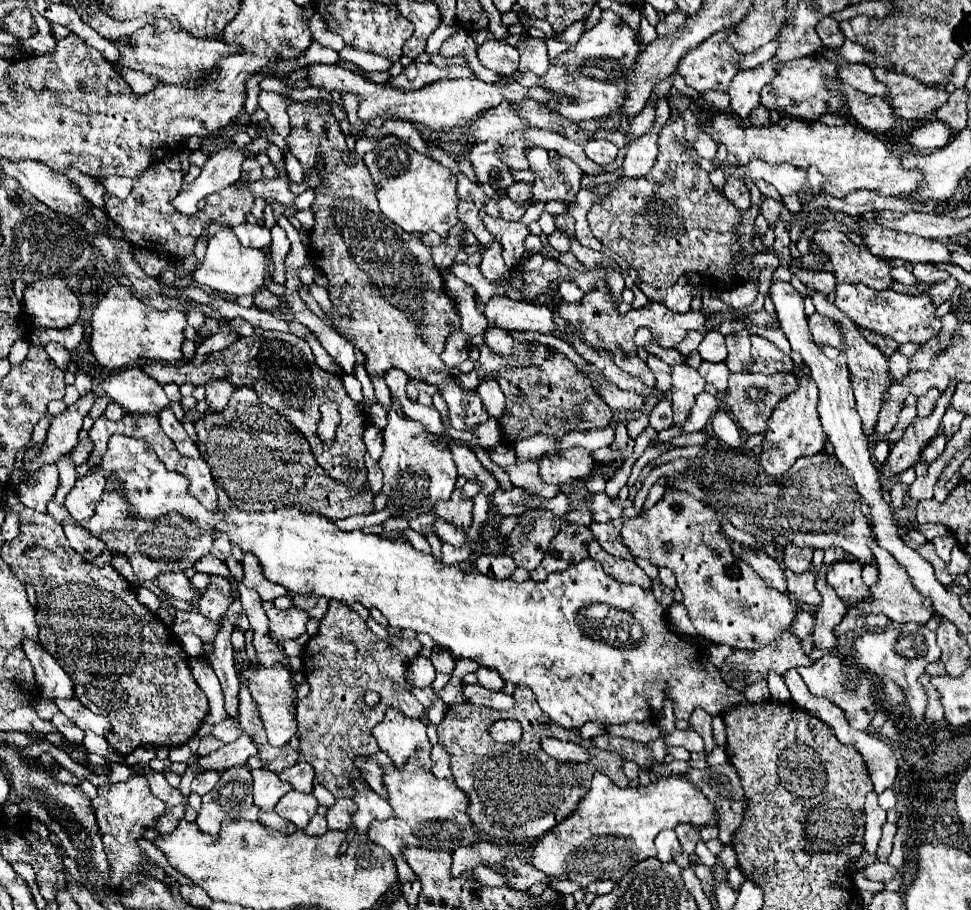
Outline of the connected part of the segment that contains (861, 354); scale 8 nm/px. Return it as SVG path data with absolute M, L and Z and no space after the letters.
M810 291L808 293L816 305L816 311L822 313L822 315L828 315L836 321L840 321L840 327L842 327L842 333L846 337L846 347L844 347L844 353L848 355L848 371L850 371L850 383L852 383L852 389L854 389L854 397L856 397L856 409L862 417L862 427L864 427L864 433L866 437L872 435L872 429L874 429L874 423L878 419L878 411L882 407L882 395L886 391L886 387L890 385L890 375L888 375L888 363L886 363L886 357L882 355L880 349L876 349L872 343L868 343L860 333L858 333L858 327L846 317L842 315L842 311L830 303L826 299L824 293L816 293L816 291Z

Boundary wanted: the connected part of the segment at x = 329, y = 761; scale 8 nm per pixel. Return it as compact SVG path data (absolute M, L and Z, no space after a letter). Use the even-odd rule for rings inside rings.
M330 601L318 633L306 643L302 653L303 673L310 685L310 695L298 700L298 727L302 727L300 753L306 763L312 765L316 781L324 785L336 799L352 797L352 781L360 777L354 767L358 755L374 755L380 747L372 737L374 725L378 725L386 709L396 707L410 717L424 717L424 707L410 693L406 683L406 663L416 659L422 645L412 639L392 637L380 641L366 625L366 621L344 603ZM376 691L380 703L368 707L364 693Z

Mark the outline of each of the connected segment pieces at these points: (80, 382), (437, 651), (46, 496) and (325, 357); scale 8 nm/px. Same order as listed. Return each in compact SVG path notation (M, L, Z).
M79 371L75 375L74 386L82 397L92 389L92 378L84 371Z
M434 645L432 655L430 655L430 661L432 661L432 665L434 665L436 671L446 673L446 675L450 675L454 671L454 667L456 667L456 659L446 649L442 649L438 645Z
M54 463L54 465L42 467L42 471L38 471L38 475L20 483L20 487L16 491L18 491L18 499L26 507L46 513L46 503L54 497L58 485L60 485L60 479L58 479L56 463Z
M306 337L306 341L310 343L310 347L312 347L312 351L314 351L314 357L316 357L316 363L322 367L322 369L326 369L326 371L332 371L332 373L340 373L340 367L336 365L336 361L324 351L324 347L320 345L320 341L316 339L316 337Z

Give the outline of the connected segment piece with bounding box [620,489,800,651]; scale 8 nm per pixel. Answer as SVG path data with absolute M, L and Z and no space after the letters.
M668 489L648 513L624 521L620 539L634 557L672 569L692 625L712 643L754 651L778 639L800 609L788 593L770 589L748 563L734 557L716 511L686 491Z

